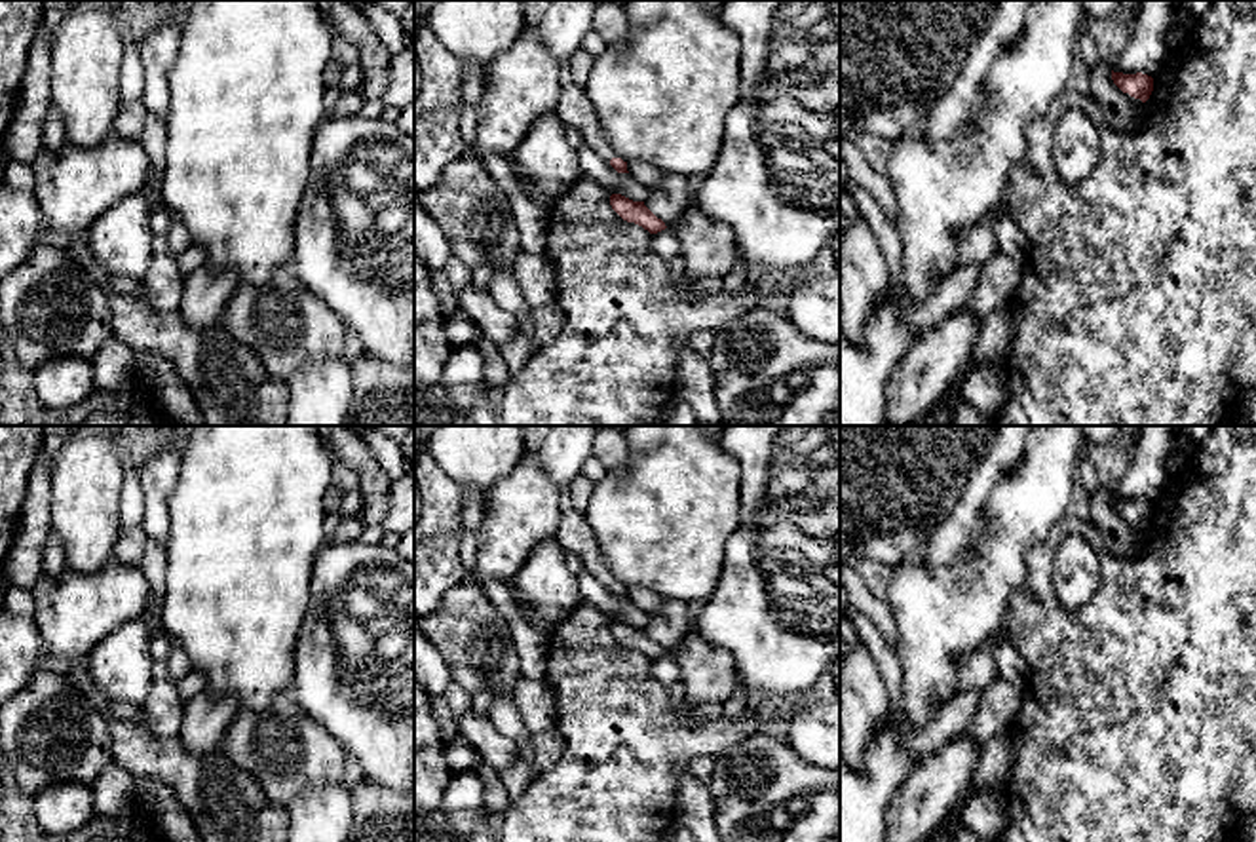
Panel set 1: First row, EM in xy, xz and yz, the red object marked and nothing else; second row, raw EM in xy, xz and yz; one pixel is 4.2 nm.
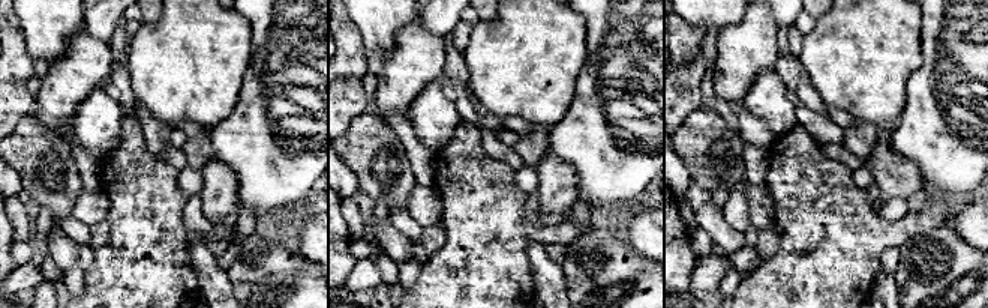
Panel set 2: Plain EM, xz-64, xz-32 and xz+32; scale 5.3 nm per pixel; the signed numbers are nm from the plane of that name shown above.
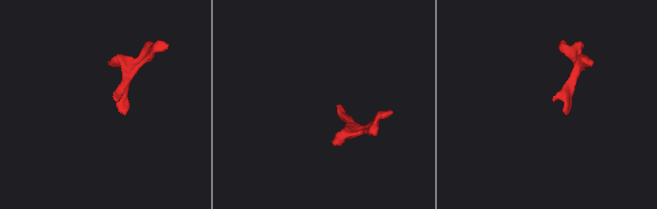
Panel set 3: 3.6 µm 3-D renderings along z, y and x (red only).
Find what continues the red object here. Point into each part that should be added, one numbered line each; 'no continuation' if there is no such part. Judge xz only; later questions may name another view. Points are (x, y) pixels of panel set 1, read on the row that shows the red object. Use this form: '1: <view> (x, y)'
1: xz (574, 109)

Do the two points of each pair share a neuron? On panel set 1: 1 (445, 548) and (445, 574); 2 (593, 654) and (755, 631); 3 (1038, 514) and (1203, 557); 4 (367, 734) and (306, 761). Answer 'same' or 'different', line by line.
1: same
2: different
3: different
4: different

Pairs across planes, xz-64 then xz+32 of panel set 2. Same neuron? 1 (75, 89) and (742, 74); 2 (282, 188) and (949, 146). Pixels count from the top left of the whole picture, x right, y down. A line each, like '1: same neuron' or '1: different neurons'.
1: same neuron
2: same neuron

